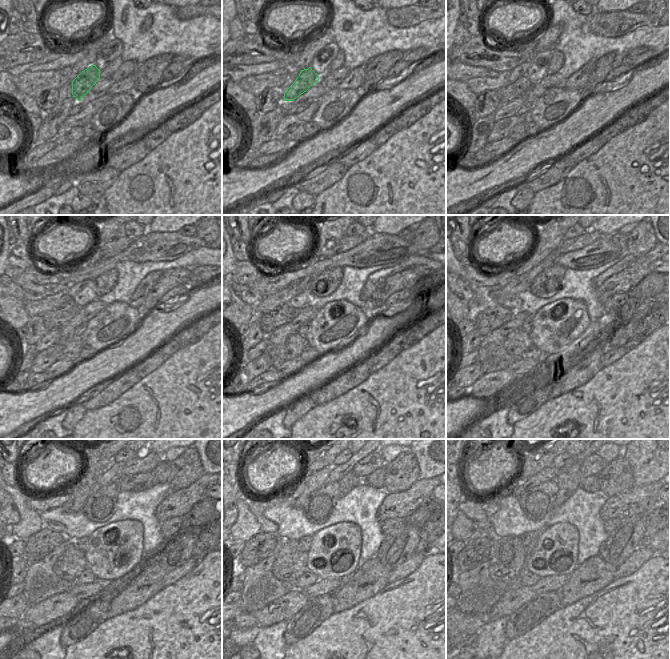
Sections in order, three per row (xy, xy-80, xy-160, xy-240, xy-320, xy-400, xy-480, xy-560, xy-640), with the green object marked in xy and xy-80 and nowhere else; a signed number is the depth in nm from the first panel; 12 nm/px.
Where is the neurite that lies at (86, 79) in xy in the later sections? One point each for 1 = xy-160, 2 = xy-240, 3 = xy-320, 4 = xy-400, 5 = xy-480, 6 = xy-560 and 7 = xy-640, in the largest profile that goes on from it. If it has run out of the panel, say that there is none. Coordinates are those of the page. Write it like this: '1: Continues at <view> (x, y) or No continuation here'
1: Continues at xy-160 (521, 86)
2: Continues at xy-240 (55, 319)
3: Continues at xy-320 (268, 322)
4: Continues at xy-400 (493, 316)
5: Continues at xy-480 (40, 544)
6: Continues at xy-560 (262, 545)
7: Continues at xy-640 (476, 550)

